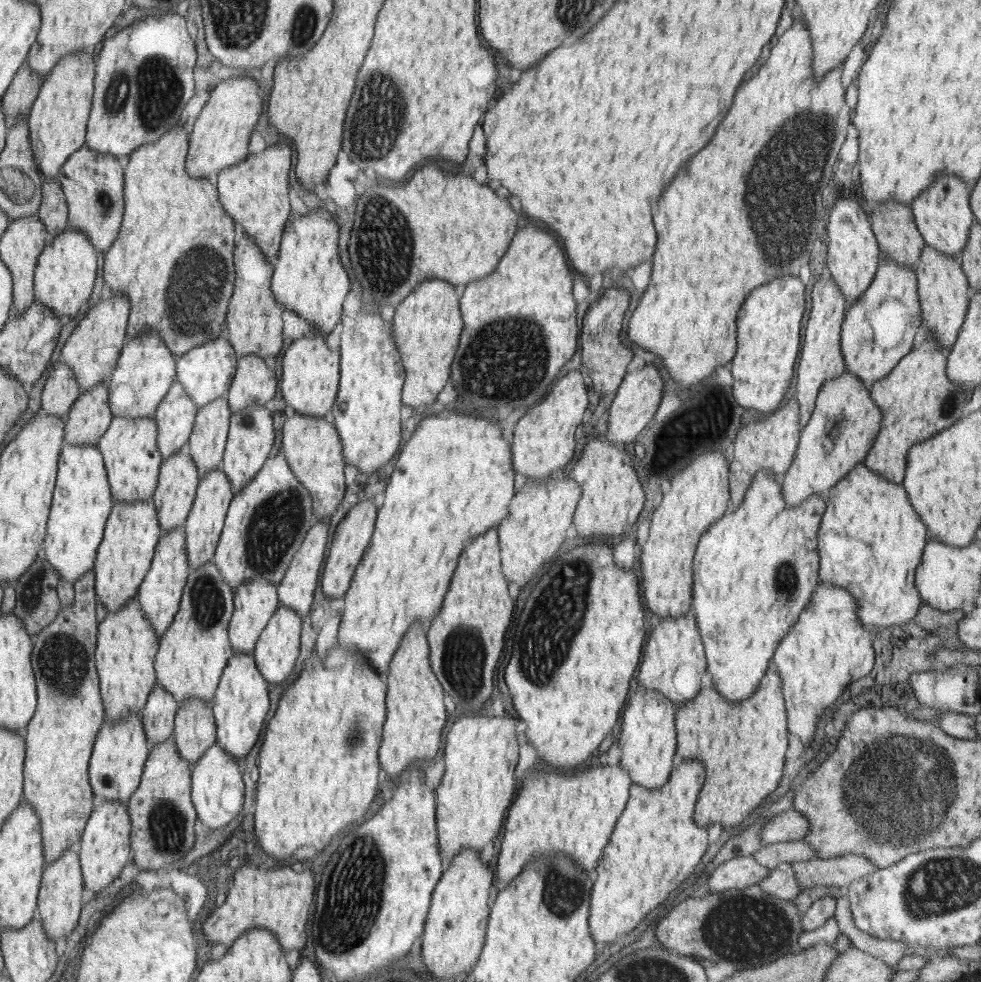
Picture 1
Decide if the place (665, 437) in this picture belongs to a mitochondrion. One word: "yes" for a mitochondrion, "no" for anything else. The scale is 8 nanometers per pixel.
no

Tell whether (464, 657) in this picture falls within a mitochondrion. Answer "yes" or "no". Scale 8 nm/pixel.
yes

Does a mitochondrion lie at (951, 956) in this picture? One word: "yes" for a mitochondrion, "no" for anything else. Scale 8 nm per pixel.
no

